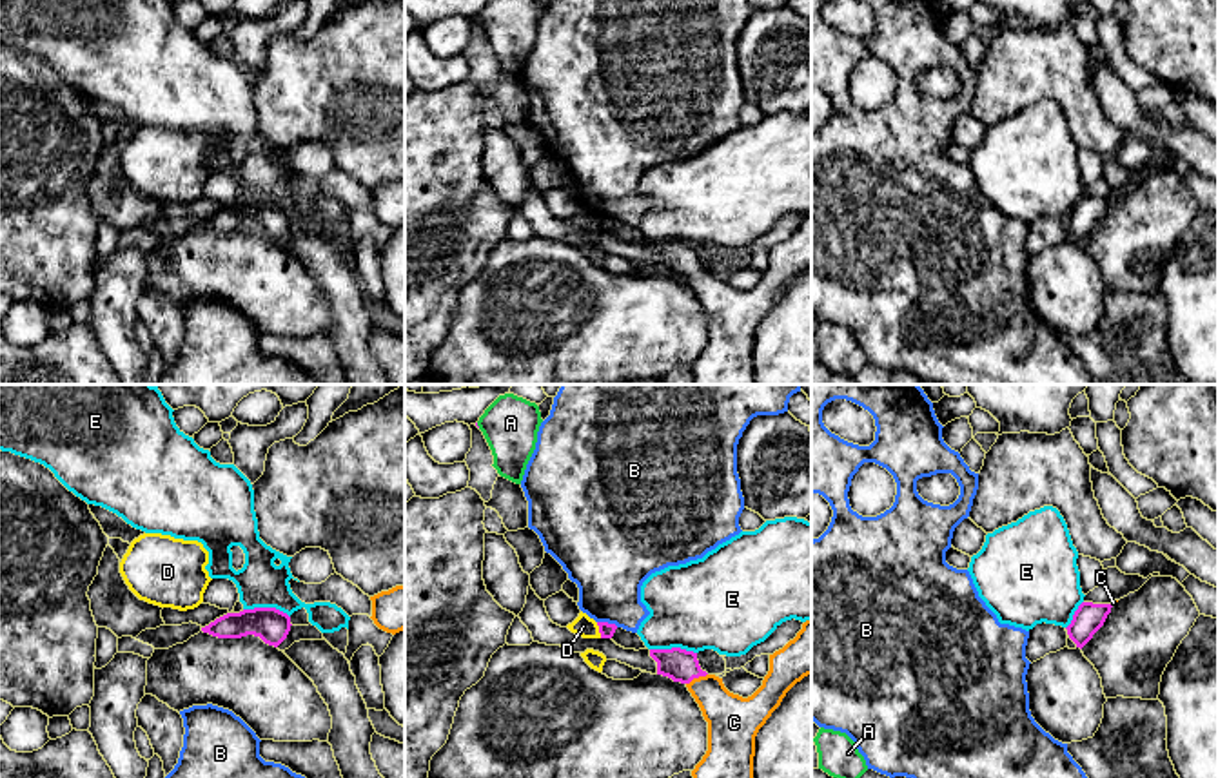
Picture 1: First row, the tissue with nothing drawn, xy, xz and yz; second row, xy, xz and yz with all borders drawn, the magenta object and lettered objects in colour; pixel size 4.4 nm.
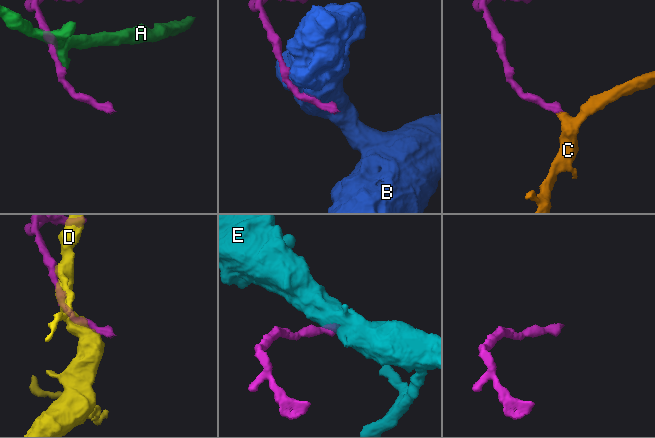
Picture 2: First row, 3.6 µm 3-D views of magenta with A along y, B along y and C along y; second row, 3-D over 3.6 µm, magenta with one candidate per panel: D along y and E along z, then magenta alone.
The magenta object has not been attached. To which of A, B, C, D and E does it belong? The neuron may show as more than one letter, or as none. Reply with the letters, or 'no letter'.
C

